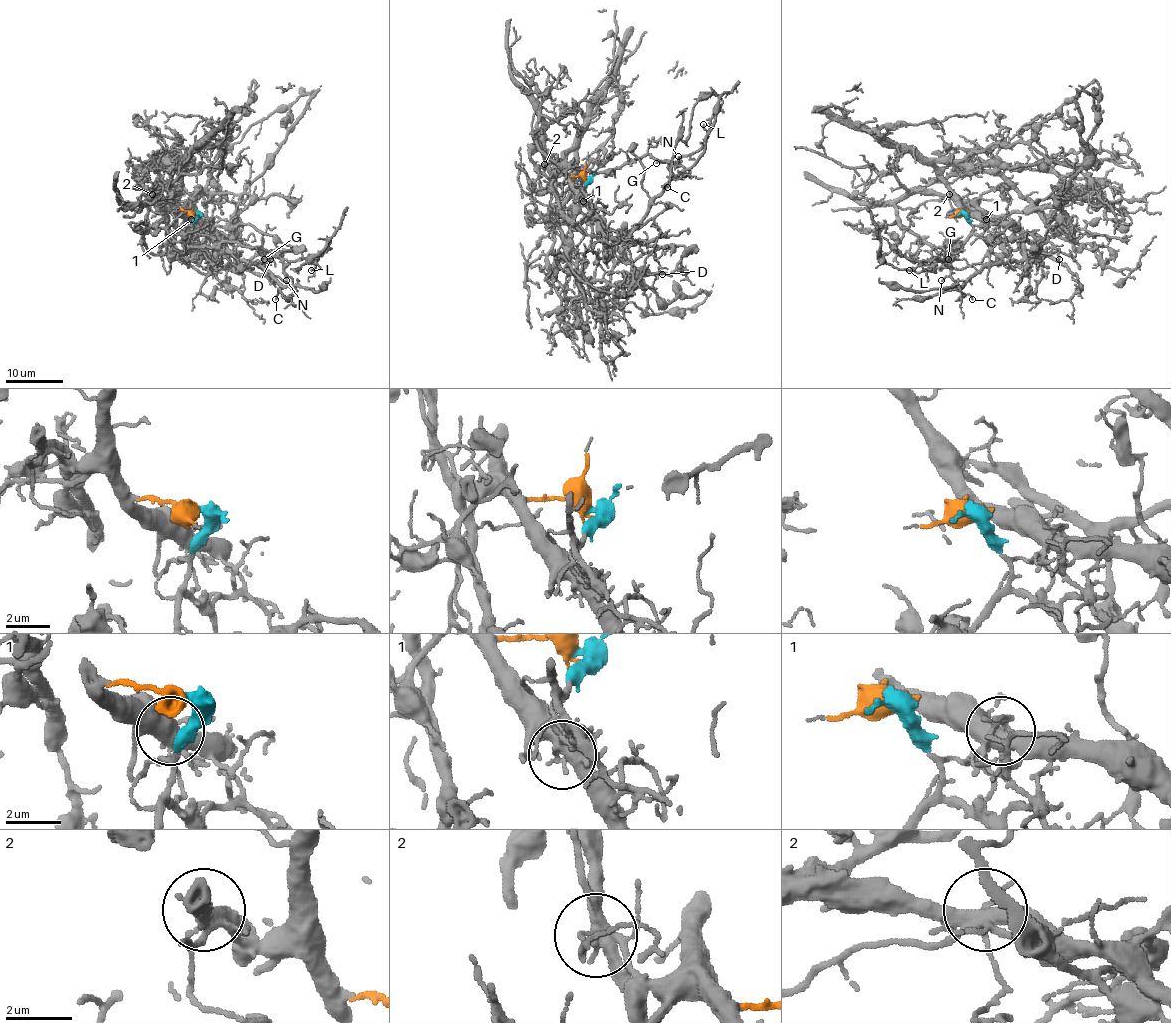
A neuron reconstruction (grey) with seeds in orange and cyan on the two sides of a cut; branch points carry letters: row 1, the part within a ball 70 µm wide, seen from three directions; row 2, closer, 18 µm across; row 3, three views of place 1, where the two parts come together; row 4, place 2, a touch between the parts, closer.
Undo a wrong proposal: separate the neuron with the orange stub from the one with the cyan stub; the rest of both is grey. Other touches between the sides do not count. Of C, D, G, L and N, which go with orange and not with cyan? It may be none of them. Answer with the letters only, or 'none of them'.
C

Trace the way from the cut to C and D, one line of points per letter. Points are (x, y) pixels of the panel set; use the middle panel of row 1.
C: (585, 179), (570, 176), (569, 185), (608, 237), (626, 238), (671, 176), (667, 188)
D: (585, 179), (583, 188), (573, 166), (554, 163), (537, 144), (540, 110), (561, 214), (625, 261), (663, 274)

